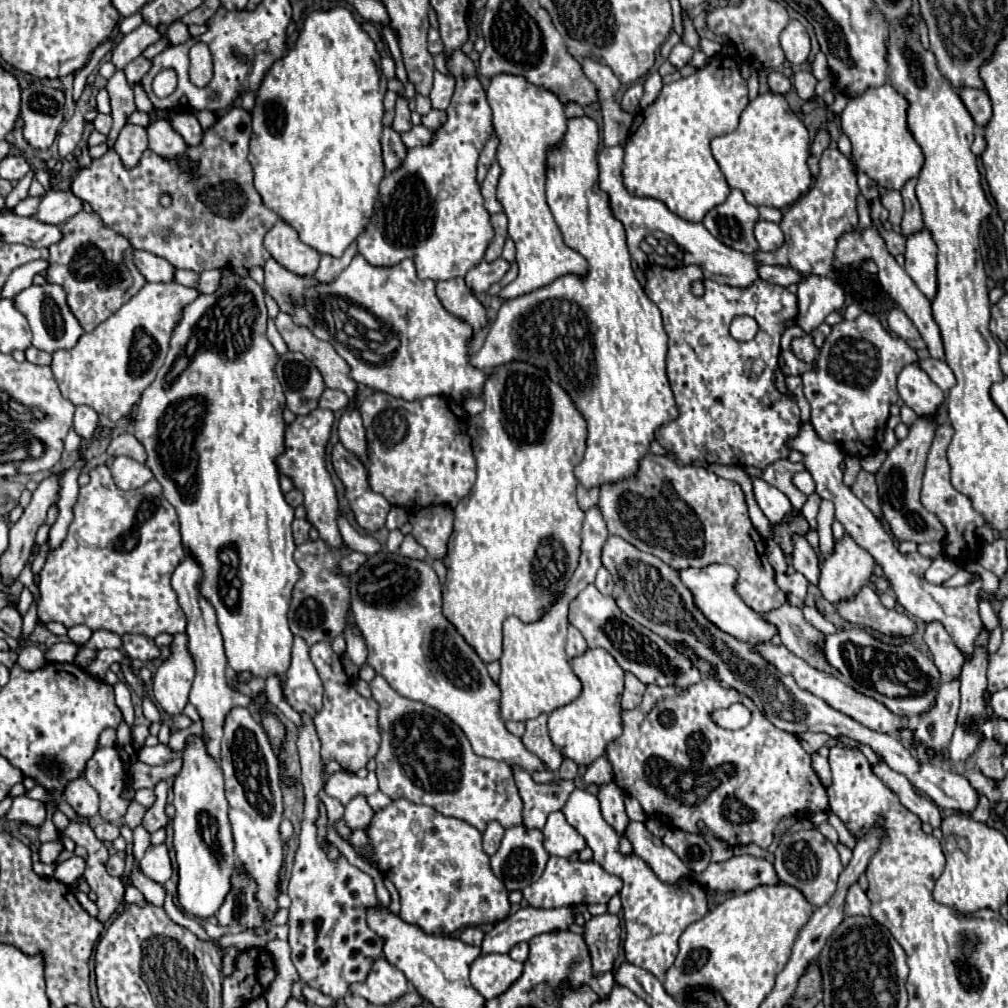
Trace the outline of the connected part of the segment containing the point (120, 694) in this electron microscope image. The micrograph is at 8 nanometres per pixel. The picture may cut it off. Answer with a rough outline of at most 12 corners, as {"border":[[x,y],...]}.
{"border":[[121,679],[115,683],[115,701],[129,729],[135,729],[131,693]]}

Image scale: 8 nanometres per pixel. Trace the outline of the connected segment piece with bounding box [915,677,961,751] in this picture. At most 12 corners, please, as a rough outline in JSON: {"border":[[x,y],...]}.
{"border":[[959,677],[939,687],[937,711],[919,717],[925,747],[947,749],[957,727]]}

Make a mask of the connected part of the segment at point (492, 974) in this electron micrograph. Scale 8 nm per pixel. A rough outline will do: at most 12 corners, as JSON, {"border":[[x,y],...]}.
{"border":[[509,955],[477,957],[471,983],[495,999],[523,975]]}

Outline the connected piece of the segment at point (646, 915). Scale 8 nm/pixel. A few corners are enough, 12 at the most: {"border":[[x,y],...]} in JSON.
{"border":[[575,789],[561,809],[593,859],[623,881],[625,957],[663,977],[705,887],[663,883]]}

